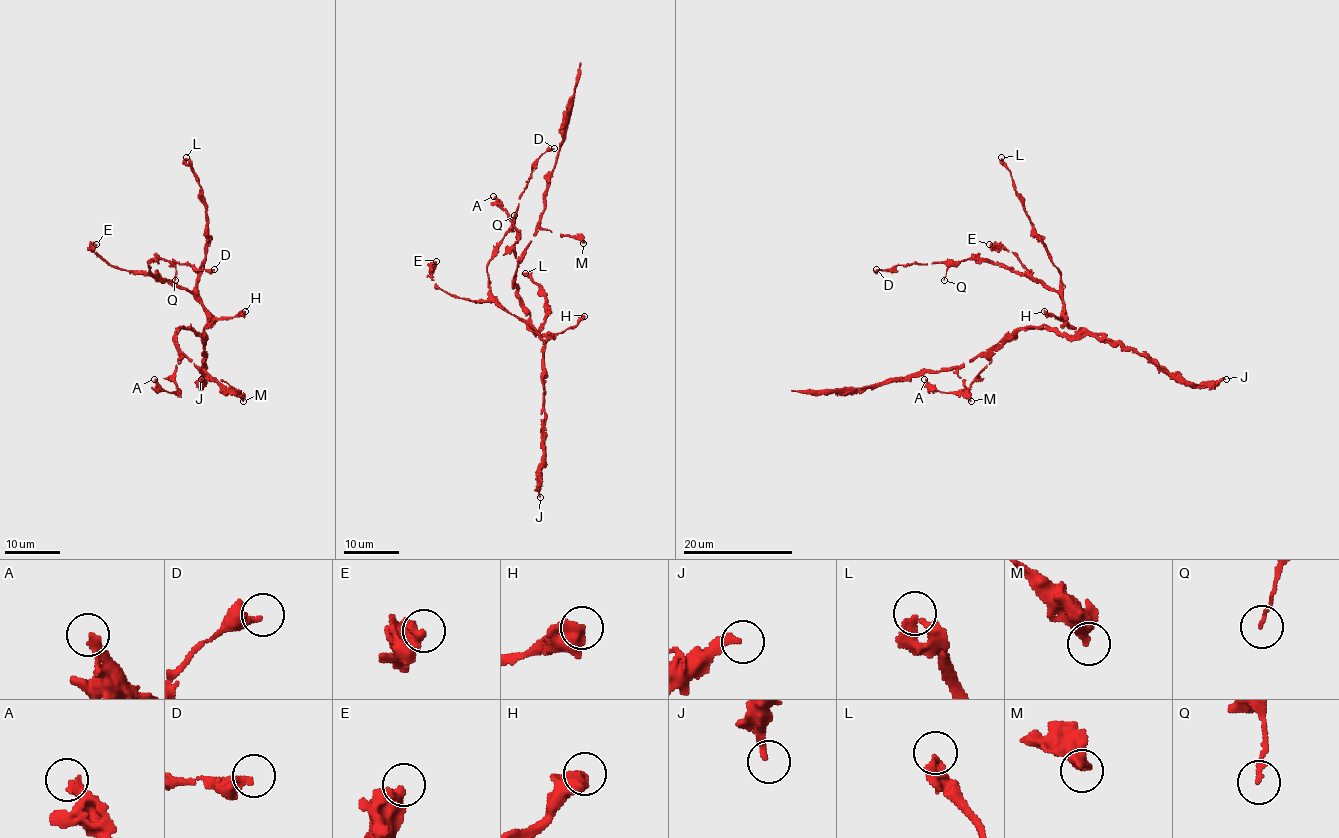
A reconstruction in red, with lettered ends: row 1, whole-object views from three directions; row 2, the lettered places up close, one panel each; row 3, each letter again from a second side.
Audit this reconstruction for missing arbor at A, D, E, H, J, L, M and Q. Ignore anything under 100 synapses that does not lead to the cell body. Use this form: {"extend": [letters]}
{"extend": []}

